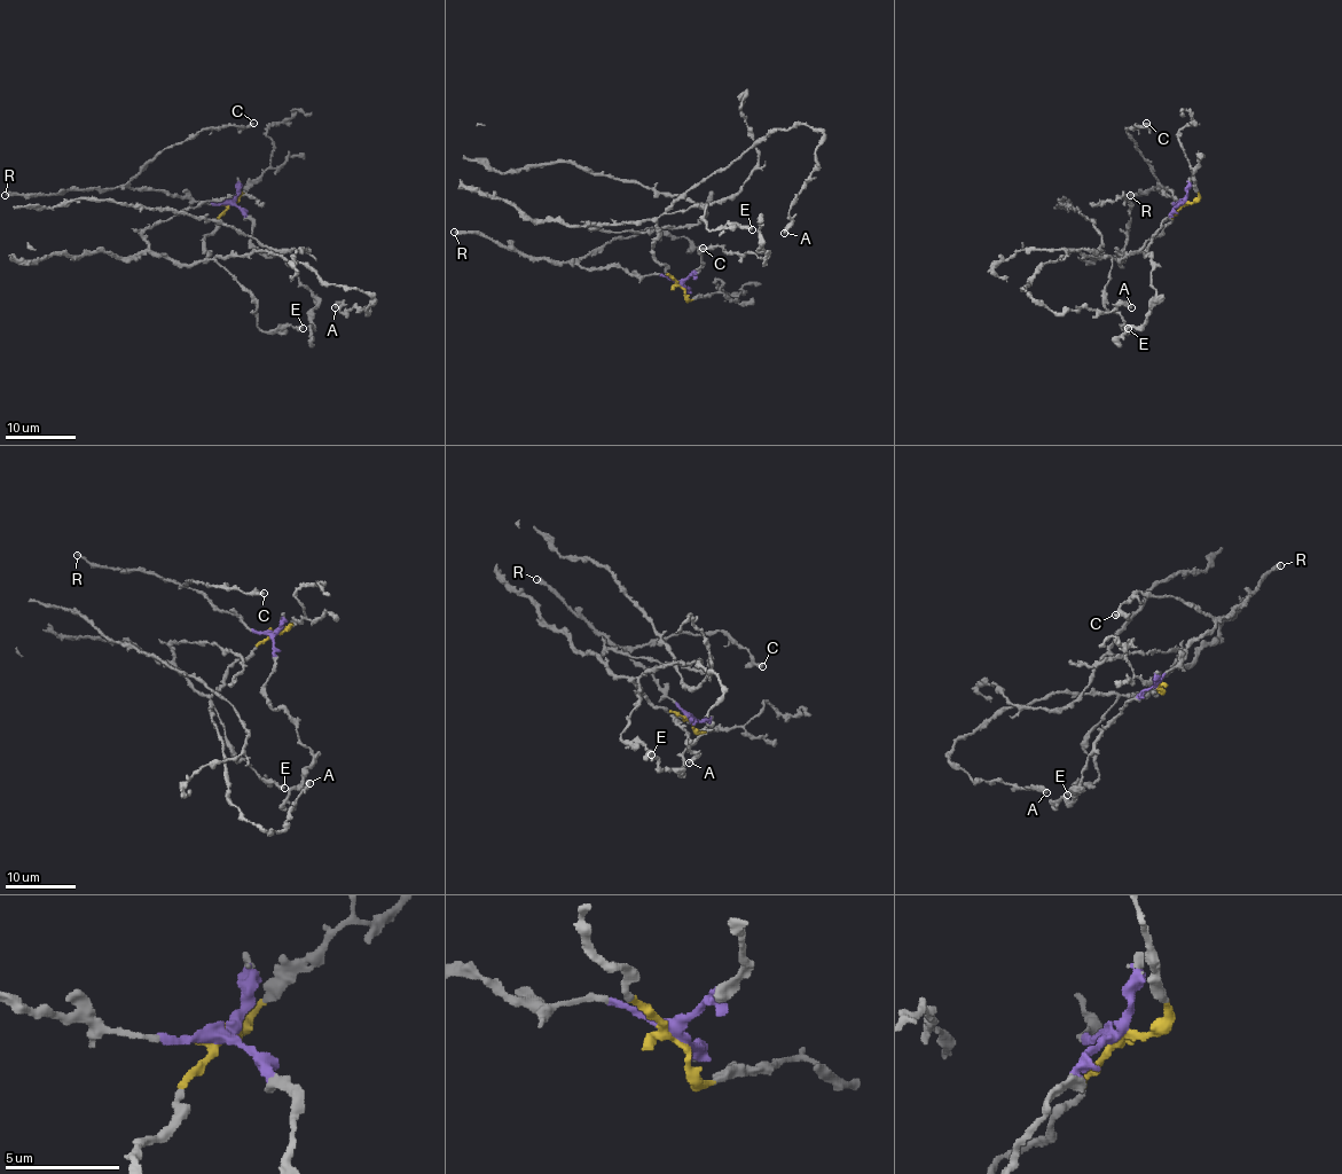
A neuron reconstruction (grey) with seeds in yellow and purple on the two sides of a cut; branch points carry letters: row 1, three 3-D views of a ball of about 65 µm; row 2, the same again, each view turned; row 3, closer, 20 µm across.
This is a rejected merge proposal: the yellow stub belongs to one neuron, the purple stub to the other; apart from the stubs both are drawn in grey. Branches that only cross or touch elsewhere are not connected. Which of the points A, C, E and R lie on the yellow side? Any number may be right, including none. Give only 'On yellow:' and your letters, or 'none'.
On yellow: A, E

